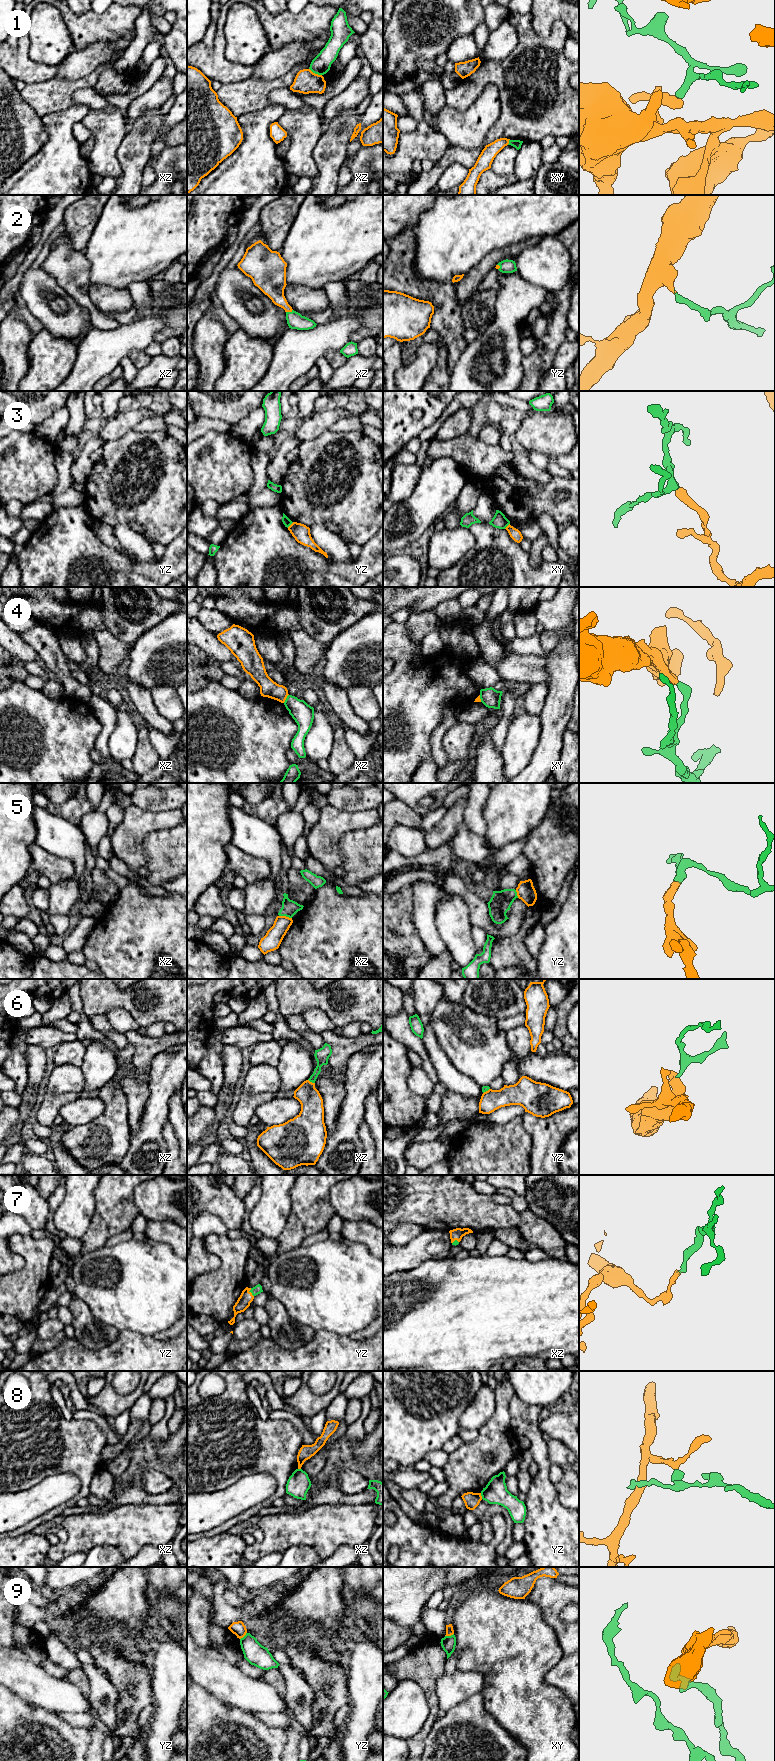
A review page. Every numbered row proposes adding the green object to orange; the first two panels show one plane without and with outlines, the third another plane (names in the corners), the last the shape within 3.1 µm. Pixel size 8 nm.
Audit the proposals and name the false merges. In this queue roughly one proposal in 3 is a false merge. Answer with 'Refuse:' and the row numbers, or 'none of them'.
Refuse: 1, 3, 4, 5, 6, 8, 9

